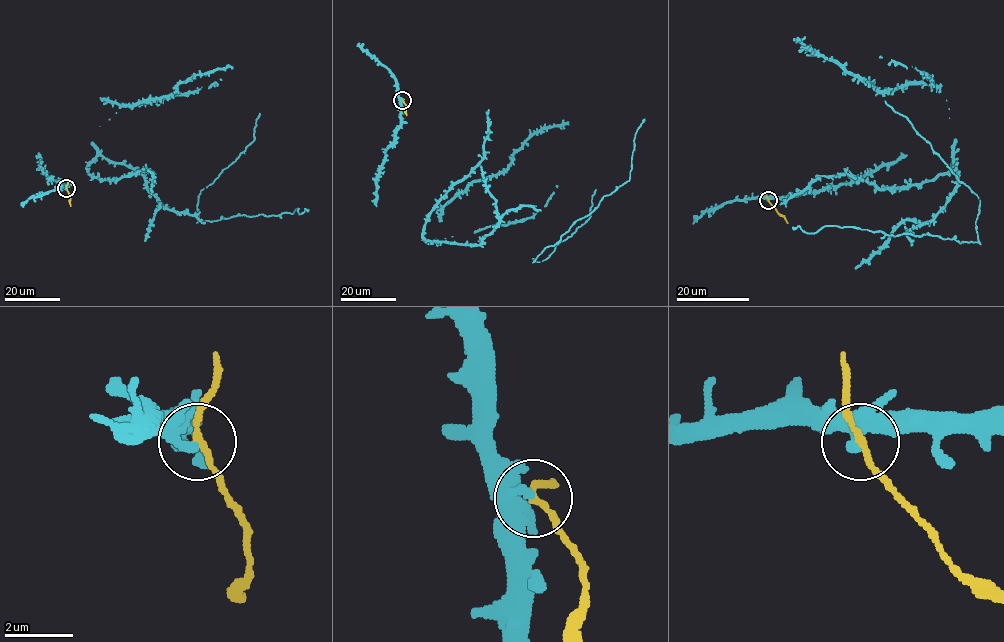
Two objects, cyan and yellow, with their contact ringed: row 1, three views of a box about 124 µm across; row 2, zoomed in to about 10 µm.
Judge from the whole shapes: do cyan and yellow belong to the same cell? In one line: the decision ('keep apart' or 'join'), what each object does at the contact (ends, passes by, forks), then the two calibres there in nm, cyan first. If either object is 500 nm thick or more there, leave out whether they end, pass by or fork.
keep apart | cyan ends | yellow passes by | 300/180 nm

